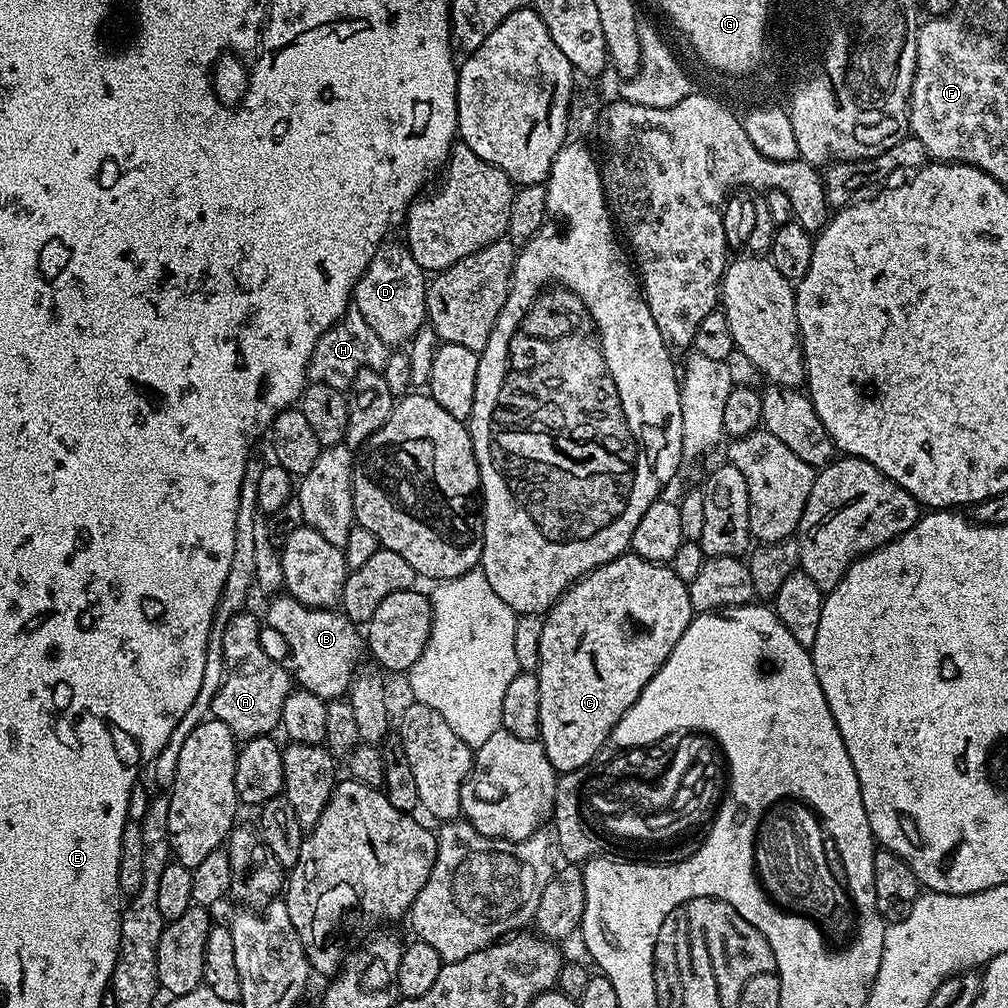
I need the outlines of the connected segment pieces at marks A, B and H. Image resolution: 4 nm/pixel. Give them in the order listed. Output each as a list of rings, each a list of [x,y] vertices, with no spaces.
[[[241,610],[229,620],[227,626],[222,629],[222,639],[224,641],[224,681],[220,684],[218,694],[212,700],[211,715],[215,719],[222,721],[226,727],[232,731],[232,735],[241,741],[252,740],[255,736],[266,736],[275,733],[280,724],[282,714],[282,702],[286,702],[289,692],[293,691],[294,680],[289,669],[284,668],[276,660],[271,660],[264,653],[264,648],[260,645],[260,636],[251,628],[256,616],[249,610]]]
[[[287,594],[276,596],[268,604],[268,624],[284,639],[292,659],[290,672],[301,688],[318,694],[325,702],[343,697],[351,689],[360,651],[366,648],[362,632],[343,611],[311,608]]]
[[[354,306],[338,323],[332,324],[330,330],[326,330],[318,338],[318,342],[312,351],[312,357],[308,363],[307,379],[318,384],[329,384],[341,390],[347,390],[352,386],[352,380],[364,368],[382,370],[386,366],[386,358],[390,351],[389,345],[374,334],[374,330],[366,323],[366,318]]]

